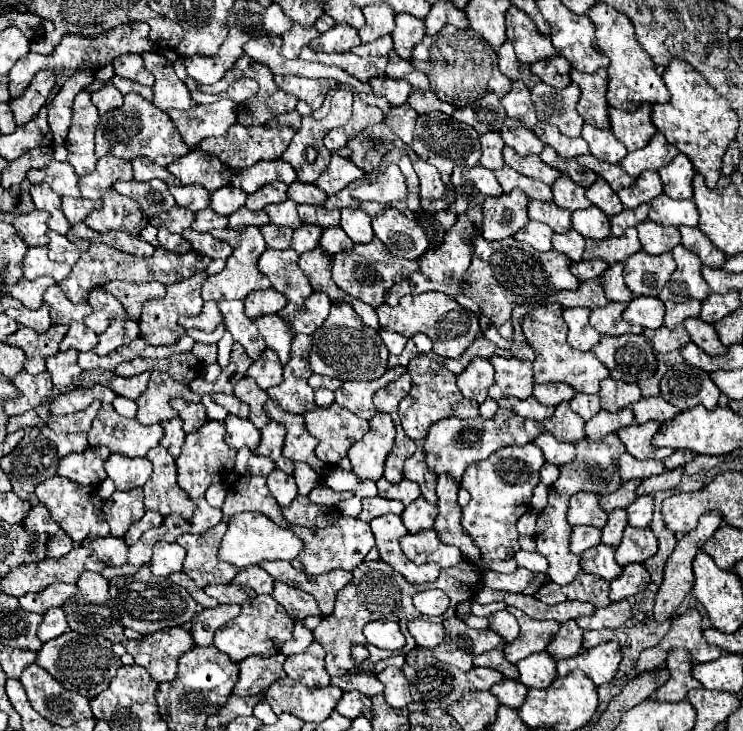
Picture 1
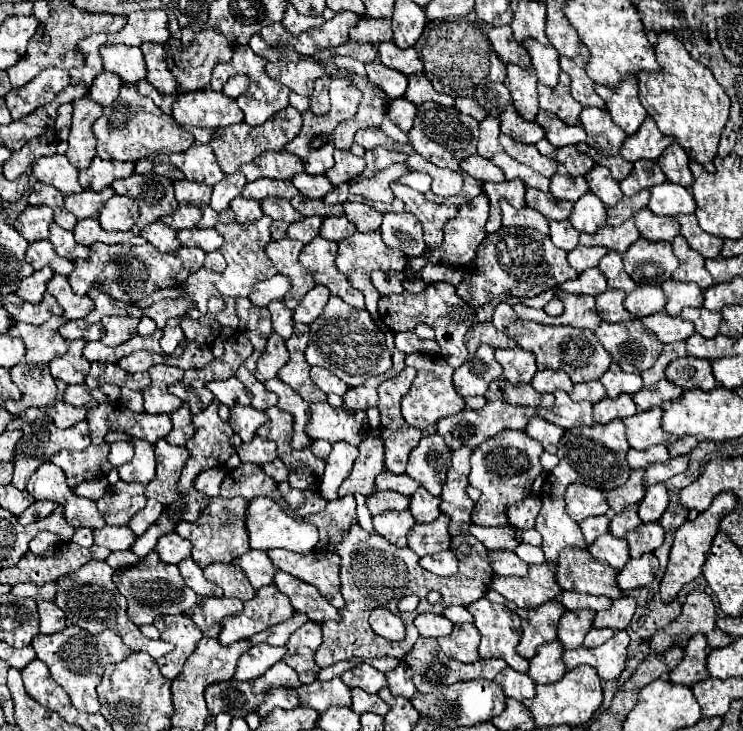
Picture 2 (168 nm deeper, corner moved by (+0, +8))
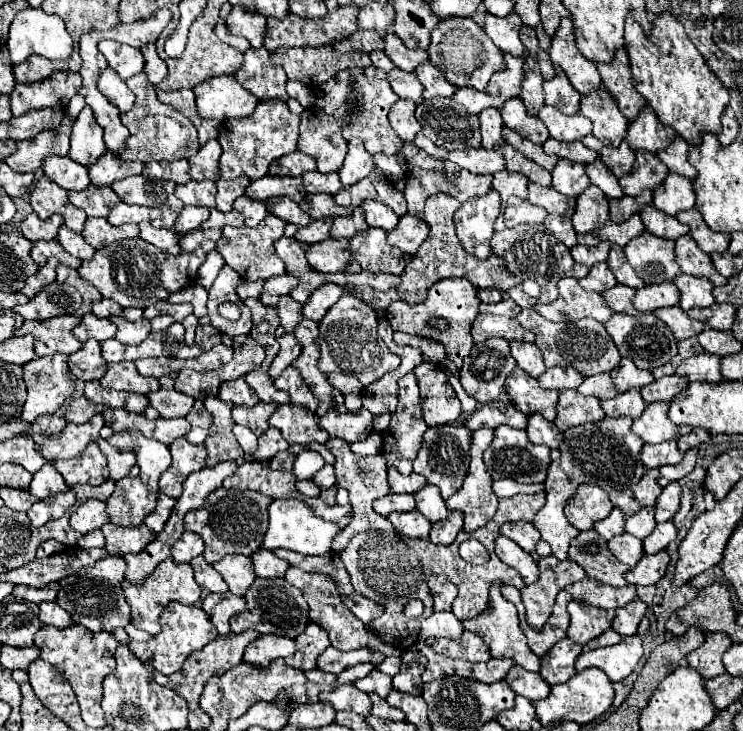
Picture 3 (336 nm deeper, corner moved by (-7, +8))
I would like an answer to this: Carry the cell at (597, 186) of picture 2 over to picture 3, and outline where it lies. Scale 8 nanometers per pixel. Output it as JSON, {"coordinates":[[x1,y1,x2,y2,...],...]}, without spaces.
{"coordinates":[[596,160,592,164,586,164,586,174,594,186,598,186,608,198,622,198,624,192,618,184,618,178,608,170,608,166,602,160]]}

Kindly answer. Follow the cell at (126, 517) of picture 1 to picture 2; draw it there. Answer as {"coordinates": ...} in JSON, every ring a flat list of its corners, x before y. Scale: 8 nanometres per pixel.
{"coordinates":[[119,480,115,486,107,488,103,498,97,500,97,508,107,524,123,526,133,514,145,508,145,486]]}

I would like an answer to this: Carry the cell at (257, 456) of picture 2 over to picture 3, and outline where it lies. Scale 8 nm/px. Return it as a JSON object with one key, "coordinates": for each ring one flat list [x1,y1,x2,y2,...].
{"coordinates":[[268,428,260,438,258,438,258,448,256,452,252,452,252,456,248,454,246,460,258,460,258,462,268,462,270,458,274,458,280,450,286,450,290,444,282,438,282,434,278,434,278,430]]}

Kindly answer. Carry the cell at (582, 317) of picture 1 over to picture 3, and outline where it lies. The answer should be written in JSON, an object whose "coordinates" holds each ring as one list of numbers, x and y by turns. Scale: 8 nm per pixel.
{"coordinates":[[562,278,558,282,560,296,552,304,536,304,534,310,550,322,560,322,560,312,566,312,570,320,594,318,598,322,606,322,612,312,604,304,598,292,586,292,578,286,576,278]]}

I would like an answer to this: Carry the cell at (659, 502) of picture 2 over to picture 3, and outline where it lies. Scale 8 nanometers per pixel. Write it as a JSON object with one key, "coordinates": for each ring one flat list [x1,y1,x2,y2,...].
{"coordinates":[[678,482,674,484,668,484,662,494,658,496,656,500,656,522,662,524,666,520,672,520,674,514,678,512,680,508,680,494,682,494,682,488]]}

